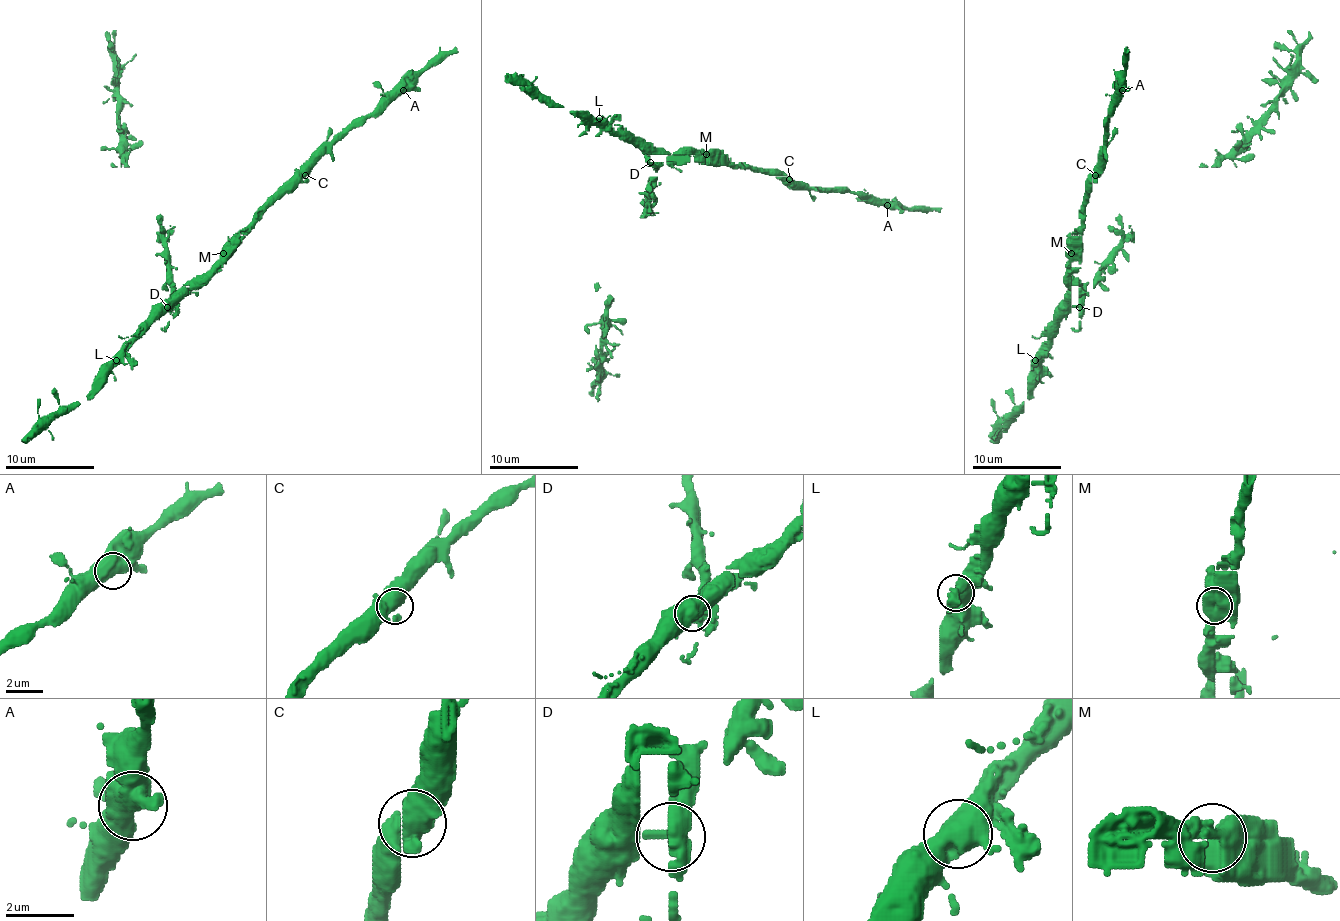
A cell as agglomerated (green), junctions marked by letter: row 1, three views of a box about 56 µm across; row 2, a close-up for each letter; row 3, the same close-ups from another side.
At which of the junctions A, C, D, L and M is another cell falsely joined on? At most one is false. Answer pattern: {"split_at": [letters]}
{"split_at": ["D"]}

